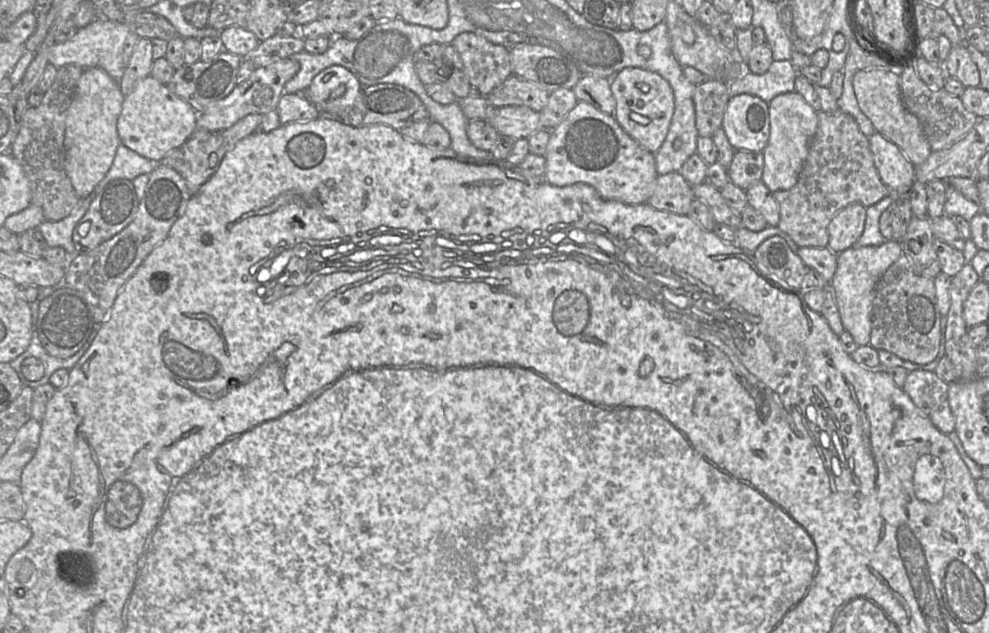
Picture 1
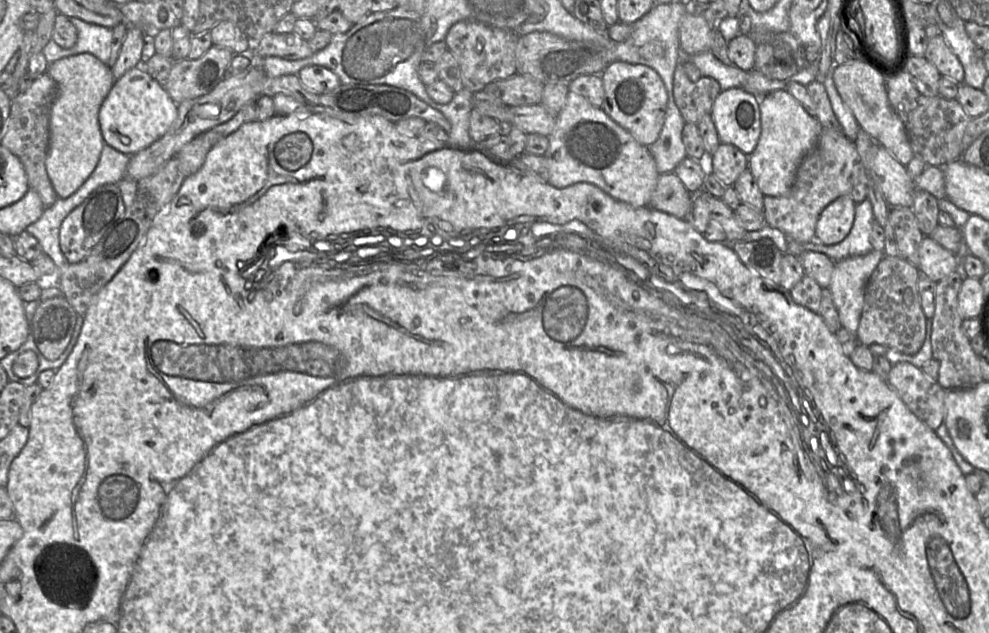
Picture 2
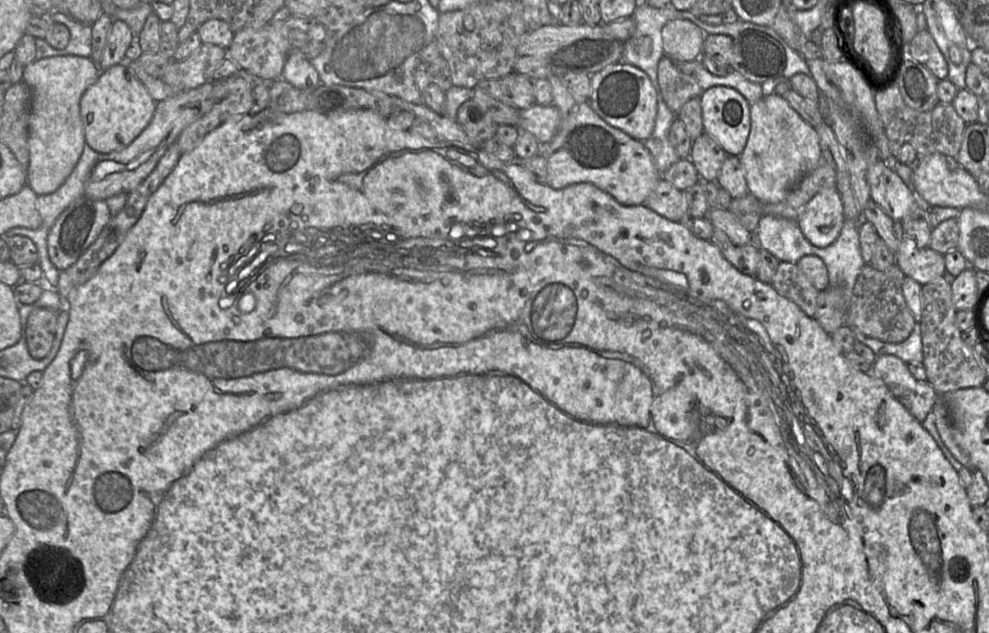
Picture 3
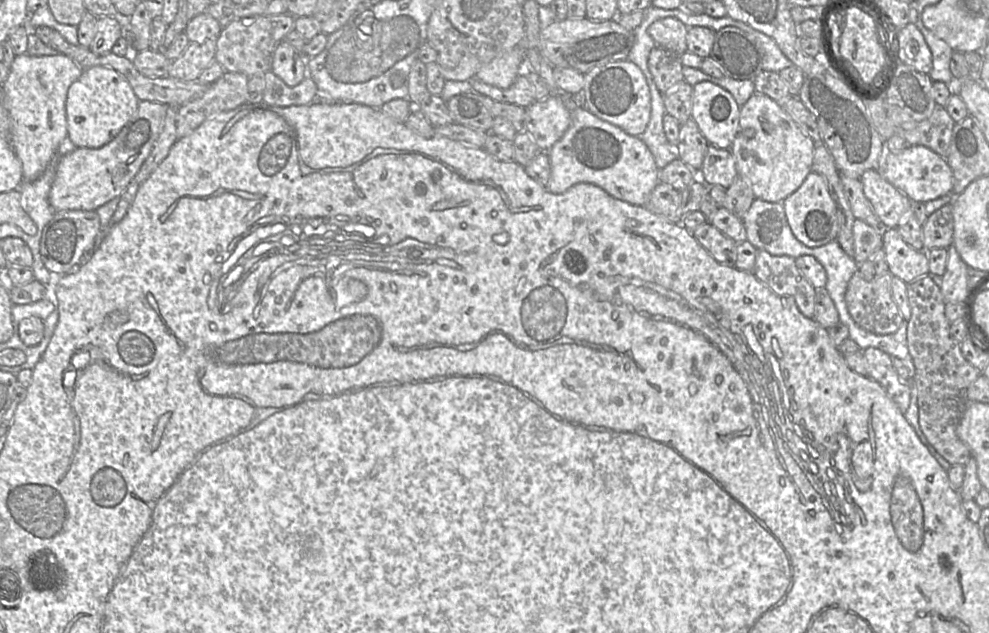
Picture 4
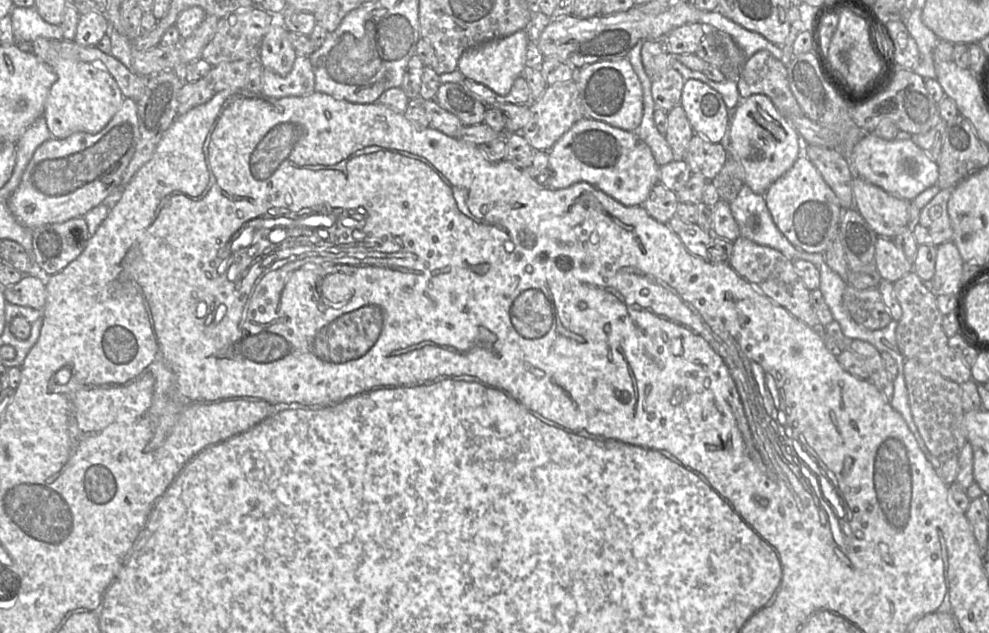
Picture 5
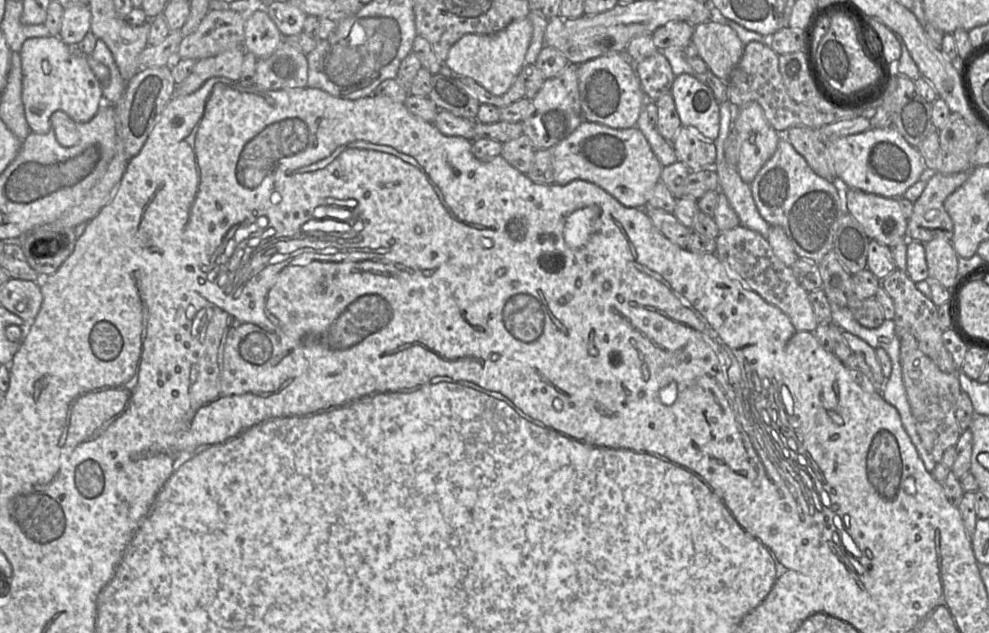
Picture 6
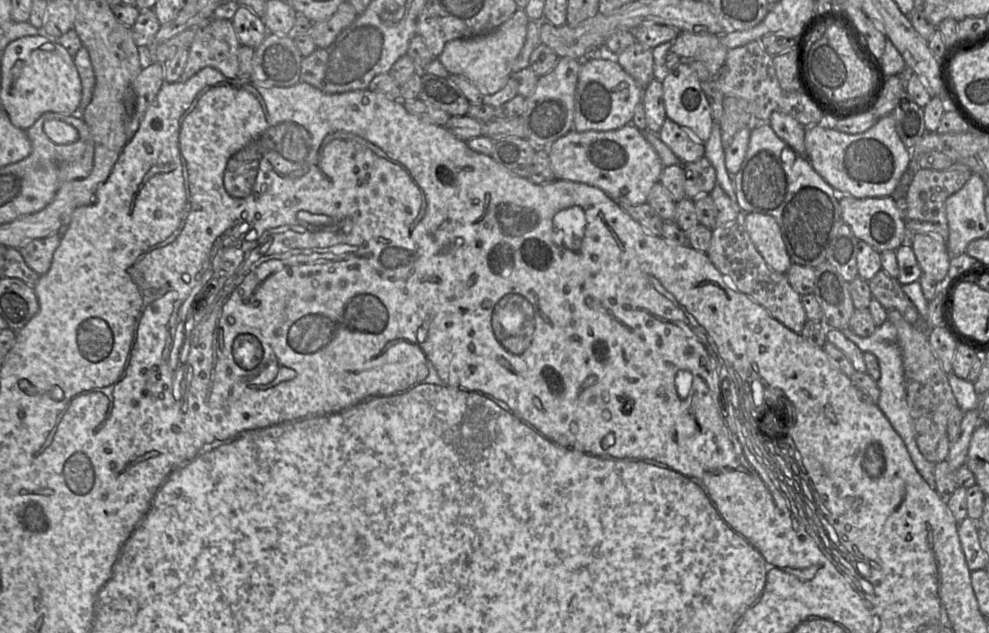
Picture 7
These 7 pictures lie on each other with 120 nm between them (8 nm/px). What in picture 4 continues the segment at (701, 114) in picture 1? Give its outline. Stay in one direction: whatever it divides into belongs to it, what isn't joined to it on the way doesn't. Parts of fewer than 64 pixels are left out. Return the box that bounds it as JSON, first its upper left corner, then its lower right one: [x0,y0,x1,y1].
[648,46,683,93]

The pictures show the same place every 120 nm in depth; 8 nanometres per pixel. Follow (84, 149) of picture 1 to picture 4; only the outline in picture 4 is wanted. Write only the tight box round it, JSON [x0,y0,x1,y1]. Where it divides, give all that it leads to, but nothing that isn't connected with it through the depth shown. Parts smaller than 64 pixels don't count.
[1,54,83,181]

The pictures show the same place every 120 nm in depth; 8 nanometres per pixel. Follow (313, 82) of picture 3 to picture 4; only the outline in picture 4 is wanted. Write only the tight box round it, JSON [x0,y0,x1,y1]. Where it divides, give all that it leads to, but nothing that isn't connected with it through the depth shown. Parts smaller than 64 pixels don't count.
[271,40,308,86]

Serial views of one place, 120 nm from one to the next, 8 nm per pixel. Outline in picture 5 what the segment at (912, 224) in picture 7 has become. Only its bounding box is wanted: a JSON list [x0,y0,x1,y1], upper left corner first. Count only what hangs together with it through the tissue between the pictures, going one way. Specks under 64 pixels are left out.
[912,188,953,246]

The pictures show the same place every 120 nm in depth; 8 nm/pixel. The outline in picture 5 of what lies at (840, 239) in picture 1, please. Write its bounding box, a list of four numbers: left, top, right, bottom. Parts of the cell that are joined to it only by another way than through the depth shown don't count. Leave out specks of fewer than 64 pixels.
[764,155,845,254]

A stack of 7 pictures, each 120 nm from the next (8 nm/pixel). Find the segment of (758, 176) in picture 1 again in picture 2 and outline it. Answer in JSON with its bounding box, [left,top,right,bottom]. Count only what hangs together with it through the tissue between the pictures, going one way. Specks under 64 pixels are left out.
[705,143,749,187]

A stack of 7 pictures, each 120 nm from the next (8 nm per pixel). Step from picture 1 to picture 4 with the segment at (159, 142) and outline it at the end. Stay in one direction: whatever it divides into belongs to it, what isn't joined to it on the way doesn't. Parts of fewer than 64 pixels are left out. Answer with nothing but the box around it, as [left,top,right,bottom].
[67,66,139,148]

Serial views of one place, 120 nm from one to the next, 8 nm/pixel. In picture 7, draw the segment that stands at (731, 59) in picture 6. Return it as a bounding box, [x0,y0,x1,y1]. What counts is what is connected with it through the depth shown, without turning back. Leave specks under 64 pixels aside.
[671,32,729,78]

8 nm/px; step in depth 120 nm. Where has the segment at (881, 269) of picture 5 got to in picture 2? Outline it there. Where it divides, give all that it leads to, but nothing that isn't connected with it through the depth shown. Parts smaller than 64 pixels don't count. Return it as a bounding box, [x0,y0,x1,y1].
[918,236,958,282]

